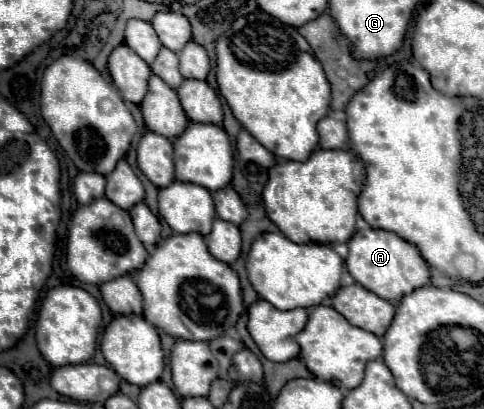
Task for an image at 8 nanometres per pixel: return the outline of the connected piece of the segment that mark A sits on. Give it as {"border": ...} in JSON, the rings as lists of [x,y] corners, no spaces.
{"border":[[[367,227],[357,231],[347,245],[349,245],[349,255],[345,259],[345,265],[351,277],[365,289],[383,297],[385,301],[397,303],[401,301],[403,295],[429,285],[429,265],[421,257],[419,249],[391,231]]]}

